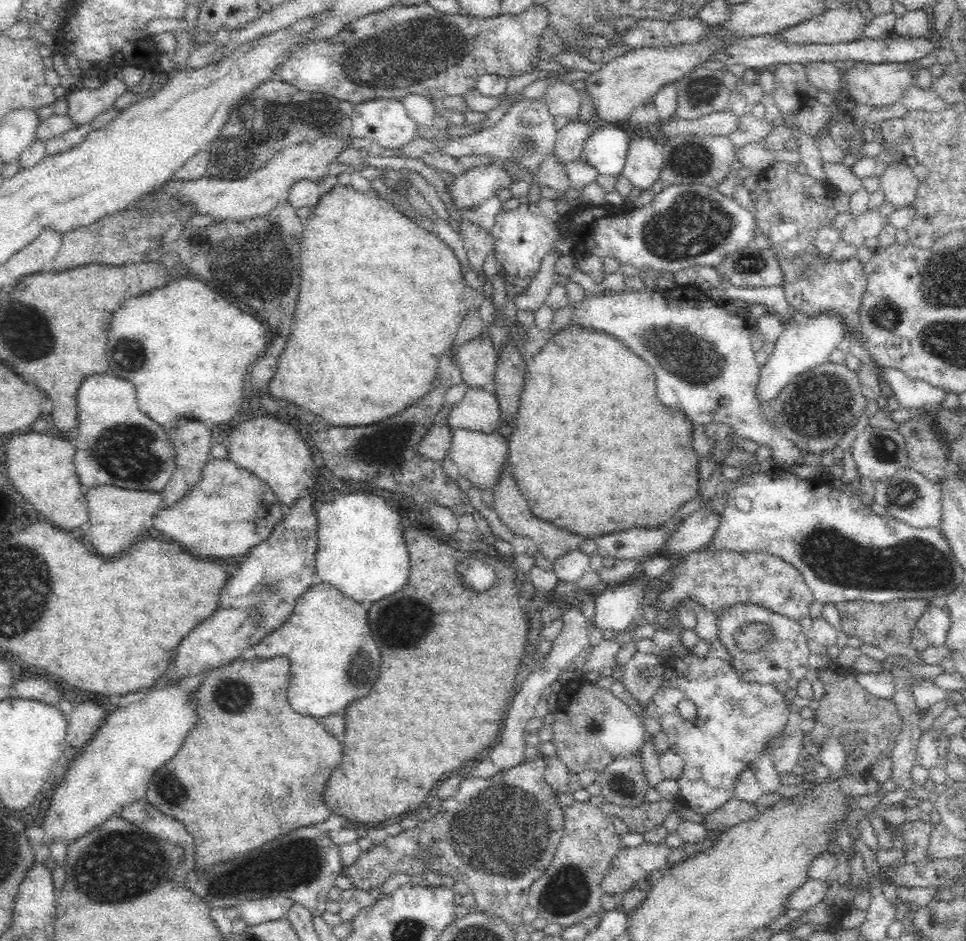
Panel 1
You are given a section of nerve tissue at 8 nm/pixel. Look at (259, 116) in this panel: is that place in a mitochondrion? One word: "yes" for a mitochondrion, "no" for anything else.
yes

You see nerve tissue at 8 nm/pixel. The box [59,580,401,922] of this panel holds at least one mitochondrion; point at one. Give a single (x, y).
(112, 869)

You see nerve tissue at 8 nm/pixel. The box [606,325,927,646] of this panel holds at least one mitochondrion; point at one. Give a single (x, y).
(822, 405)

